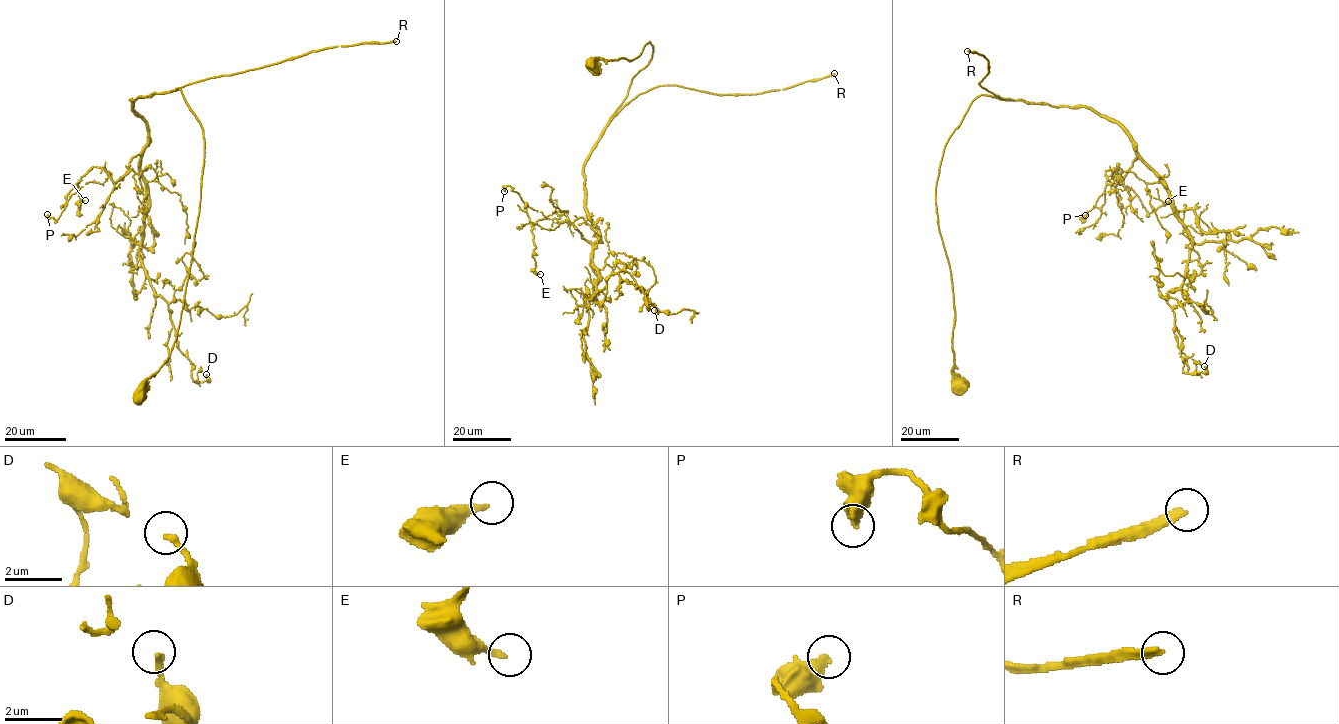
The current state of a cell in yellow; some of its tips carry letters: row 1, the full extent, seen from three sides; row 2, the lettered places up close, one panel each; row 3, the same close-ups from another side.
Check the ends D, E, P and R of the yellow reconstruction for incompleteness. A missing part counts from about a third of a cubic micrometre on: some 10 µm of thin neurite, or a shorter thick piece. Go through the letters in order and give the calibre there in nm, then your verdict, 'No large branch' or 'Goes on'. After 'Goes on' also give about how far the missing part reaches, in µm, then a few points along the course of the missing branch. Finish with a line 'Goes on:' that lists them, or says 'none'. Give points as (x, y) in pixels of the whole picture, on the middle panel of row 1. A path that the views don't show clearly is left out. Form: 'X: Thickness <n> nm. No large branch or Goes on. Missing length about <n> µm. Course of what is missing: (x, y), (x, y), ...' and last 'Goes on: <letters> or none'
D: Thickness 200 nm. No large branch
E: Thickness 200 nm. No large branch
P: Thickness 440 nm. No large branch
R: Thickness 300 nm. Goes on. Missing length about 100 µm
Goes on: R

